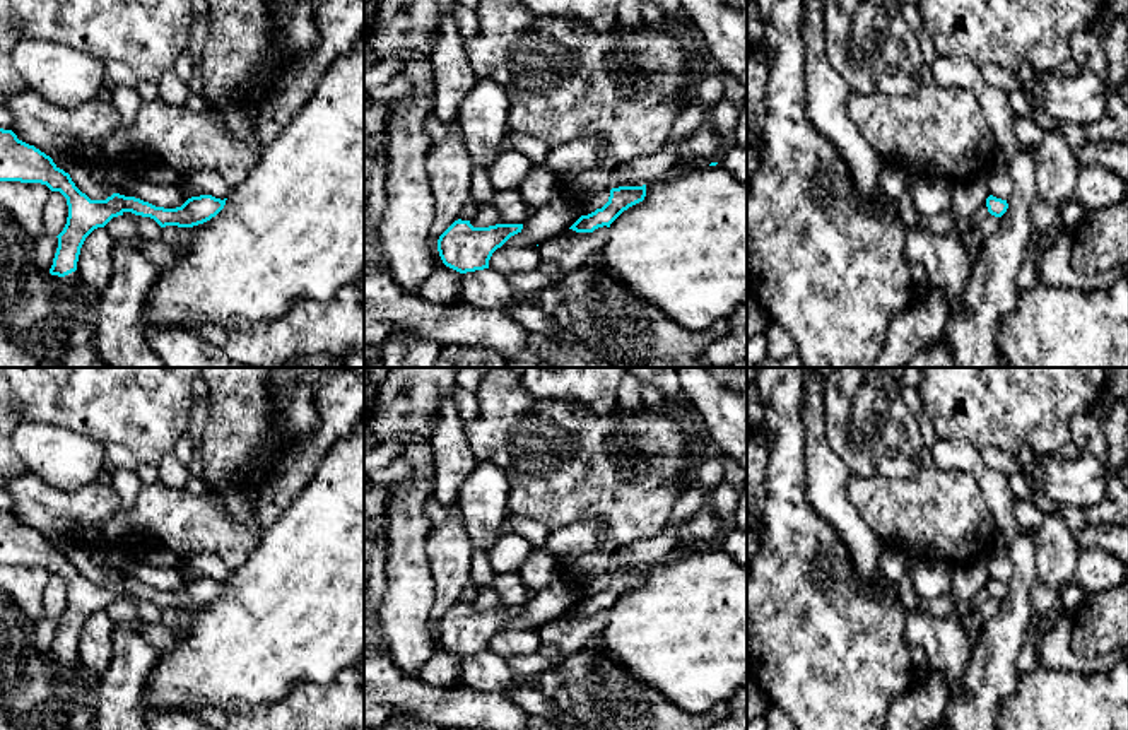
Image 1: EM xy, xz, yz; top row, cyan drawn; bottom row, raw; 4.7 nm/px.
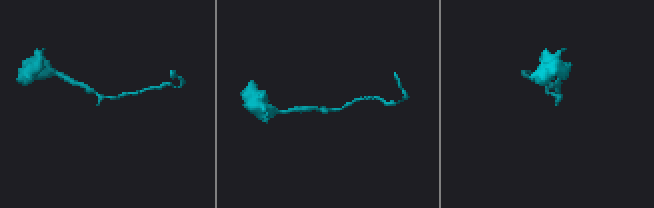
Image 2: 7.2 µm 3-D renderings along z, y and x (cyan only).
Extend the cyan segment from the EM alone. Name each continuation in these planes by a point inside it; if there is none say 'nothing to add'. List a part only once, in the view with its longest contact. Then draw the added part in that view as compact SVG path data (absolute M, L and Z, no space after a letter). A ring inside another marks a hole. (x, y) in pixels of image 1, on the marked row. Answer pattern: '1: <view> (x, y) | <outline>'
1: xy (70, 286) | M77 270L65 277L53 275L53 282L56 291L62 294L62 299L70 303L75 303L80 296L87 297L94 294L87 286L82 284Z

